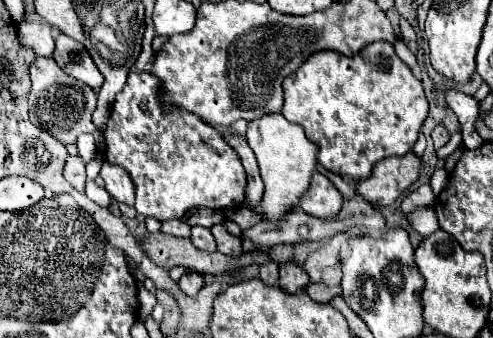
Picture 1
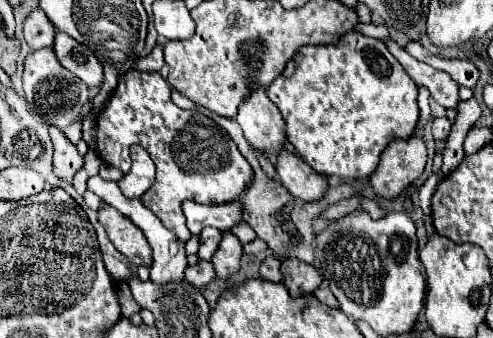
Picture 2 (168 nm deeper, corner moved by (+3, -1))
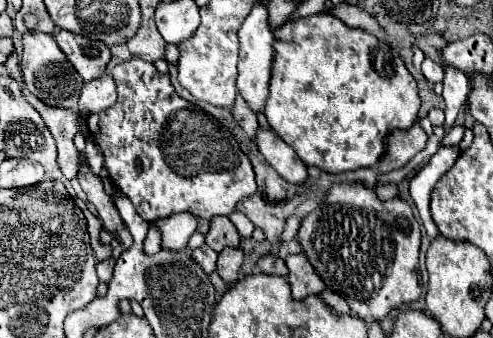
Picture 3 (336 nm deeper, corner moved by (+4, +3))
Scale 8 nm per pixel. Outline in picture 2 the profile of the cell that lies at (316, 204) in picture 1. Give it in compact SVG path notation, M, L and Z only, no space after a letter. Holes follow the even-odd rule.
M285 148L277 154L275 170L277 170L277 176L279 176L281 184L295 198L305 200L305 202L321 200L323 194L329 188L325 176L315 172L305 160L301 160L297 154L293 154L293 152L285 150Z

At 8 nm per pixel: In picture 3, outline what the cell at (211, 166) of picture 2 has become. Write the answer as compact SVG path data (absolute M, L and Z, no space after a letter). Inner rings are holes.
M132 58L118 64L112 70L112 78L118 86L118 100L110 108L92 114L88 118L88 128L94 142L102 148L104 166L108 168L112 182L132 200L136 212L146 222L178 212L192 212L204 220L210 220L212 216L228 216L242 198L248 198L252 192L256 192L252 164L240 150L232 132L208 112L180 98L174 92L168 74L160 74L152 62ZM136 158L142 160L140 174L134 168Z

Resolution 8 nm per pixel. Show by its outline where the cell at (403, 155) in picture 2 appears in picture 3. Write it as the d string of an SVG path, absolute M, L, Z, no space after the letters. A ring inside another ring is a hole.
M418 122L410 130L390 132L388 144L386 144L386 154L382 156L378 170L382 174L386 174L386 172L406 166L418 152L424 150L426 140L428 140L428 136Z

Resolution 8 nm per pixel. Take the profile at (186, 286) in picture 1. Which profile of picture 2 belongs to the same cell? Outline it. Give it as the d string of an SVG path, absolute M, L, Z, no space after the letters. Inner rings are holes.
M199 260L195 266L187 266L185 270L185 280L197 288L207 286L213 278L215 278L215 268L207 260Z

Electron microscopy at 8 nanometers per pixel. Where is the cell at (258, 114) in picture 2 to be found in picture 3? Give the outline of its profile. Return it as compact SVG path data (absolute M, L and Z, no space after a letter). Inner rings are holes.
M256 4L256 8L250 12L250 16L244 20L244 26L238 32L240 38L240 62L238 62L238 78L236 88L244 102L250 106L252 112L264 110L264 104L268 100L268 84L272 76L272 60L274 60L274 38L268 28L268 16L264 12L262 4Z

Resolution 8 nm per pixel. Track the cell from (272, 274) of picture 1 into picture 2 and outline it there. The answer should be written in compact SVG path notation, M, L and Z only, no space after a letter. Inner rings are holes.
M267 256L259 268L261 278L269 282L281 282L281 260L275 256Z

